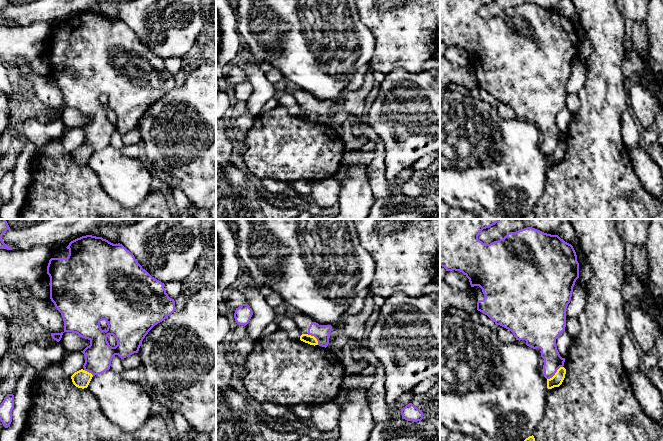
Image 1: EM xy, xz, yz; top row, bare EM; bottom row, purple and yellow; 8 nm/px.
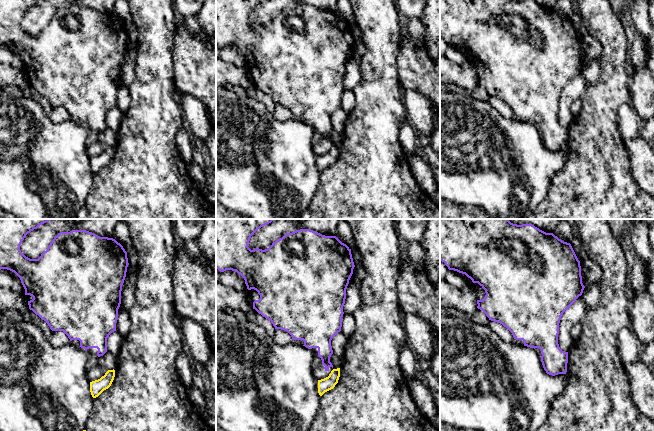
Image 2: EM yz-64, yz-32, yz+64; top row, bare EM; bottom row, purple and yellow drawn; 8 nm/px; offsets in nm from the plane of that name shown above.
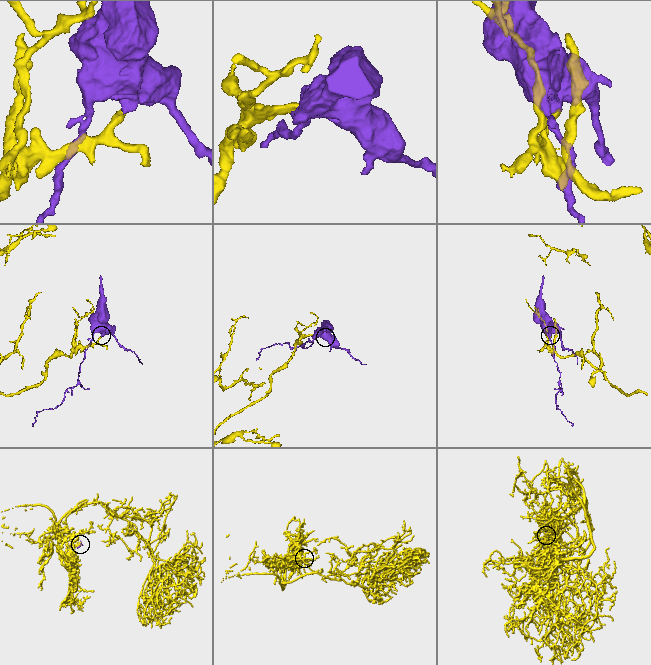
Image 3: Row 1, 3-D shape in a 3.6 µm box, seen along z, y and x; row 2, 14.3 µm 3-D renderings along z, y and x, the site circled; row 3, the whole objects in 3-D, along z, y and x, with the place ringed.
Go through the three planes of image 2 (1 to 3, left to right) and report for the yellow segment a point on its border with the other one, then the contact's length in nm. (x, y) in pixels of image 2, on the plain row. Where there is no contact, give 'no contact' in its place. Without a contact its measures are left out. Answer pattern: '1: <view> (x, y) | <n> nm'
1: no contact
2: no contact
3: no contact

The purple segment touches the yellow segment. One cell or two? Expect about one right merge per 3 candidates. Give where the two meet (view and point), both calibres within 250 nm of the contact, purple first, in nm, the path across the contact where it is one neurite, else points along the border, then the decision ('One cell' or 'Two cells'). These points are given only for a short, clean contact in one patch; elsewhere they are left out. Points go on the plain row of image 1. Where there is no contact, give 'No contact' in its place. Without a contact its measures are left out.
Touches purple at yz (555, 148). Thickness 150 nm (purple) against 90 nm. Path across: yz (553, 137), (555, 148), (557, 155). One cell

